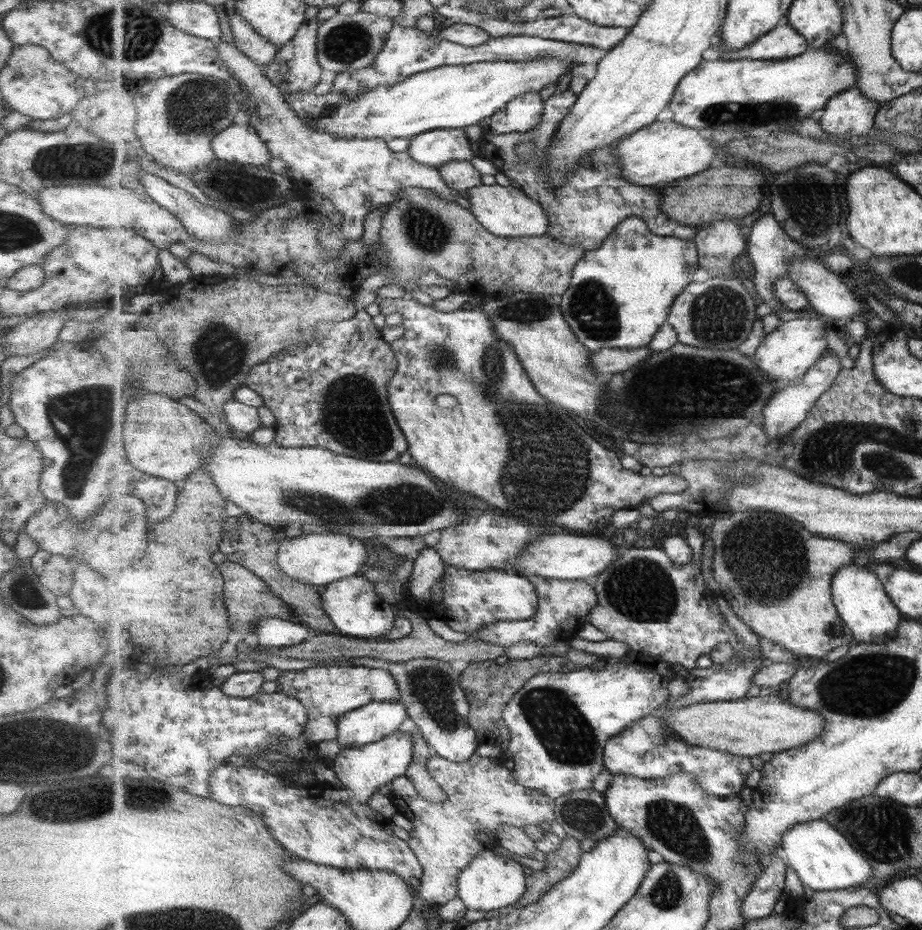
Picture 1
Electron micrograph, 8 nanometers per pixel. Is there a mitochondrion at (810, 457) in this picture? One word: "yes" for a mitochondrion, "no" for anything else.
yes

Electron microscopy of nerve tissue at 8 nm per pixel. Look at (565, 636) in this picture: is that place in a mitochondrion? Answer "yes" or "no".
no

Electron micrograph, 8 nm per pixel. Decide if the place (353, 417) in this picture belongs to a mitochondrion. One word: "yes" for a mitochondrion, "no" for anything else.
yes

